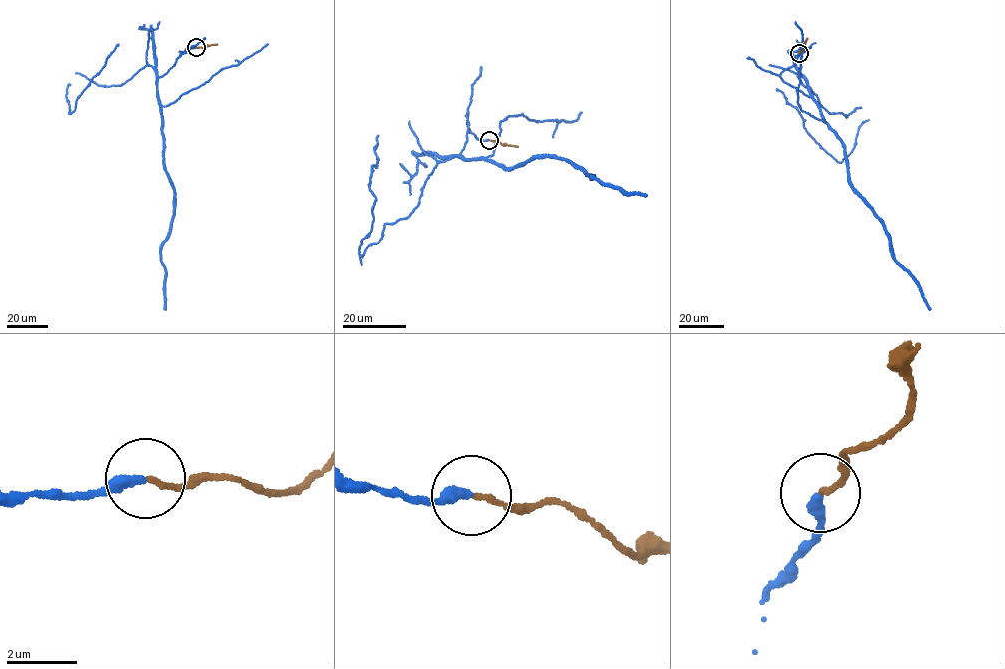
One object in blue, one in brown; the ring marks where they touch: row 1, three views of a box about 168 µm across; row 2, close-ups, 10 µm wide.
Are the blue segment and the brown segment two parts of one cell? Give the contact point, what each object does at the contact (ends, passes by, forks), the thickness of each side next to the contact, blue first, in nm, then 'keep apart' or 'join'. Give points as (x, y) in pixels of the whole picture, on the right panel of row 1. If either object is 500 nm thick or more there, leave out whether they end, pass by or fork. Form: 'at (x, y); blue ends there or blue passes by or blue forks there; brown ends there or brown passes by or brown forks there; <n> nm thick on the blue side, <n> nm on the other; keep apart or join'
at (799, 53); blue ends there; brown ends there; 300 nm thick on the blue side, 140 nm on the other; join

